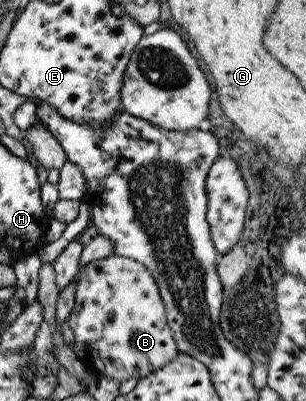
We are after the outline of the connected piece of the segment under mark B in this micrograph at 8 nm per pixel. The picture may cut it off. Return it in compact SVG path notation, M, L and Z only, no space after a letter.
M111 254L81 267L77 276L74 303L67 321L74 336L71 350L85 370L112 378L113 381L137 380L165 366L178 355L172 330L166 323L163 301L144 264Z

